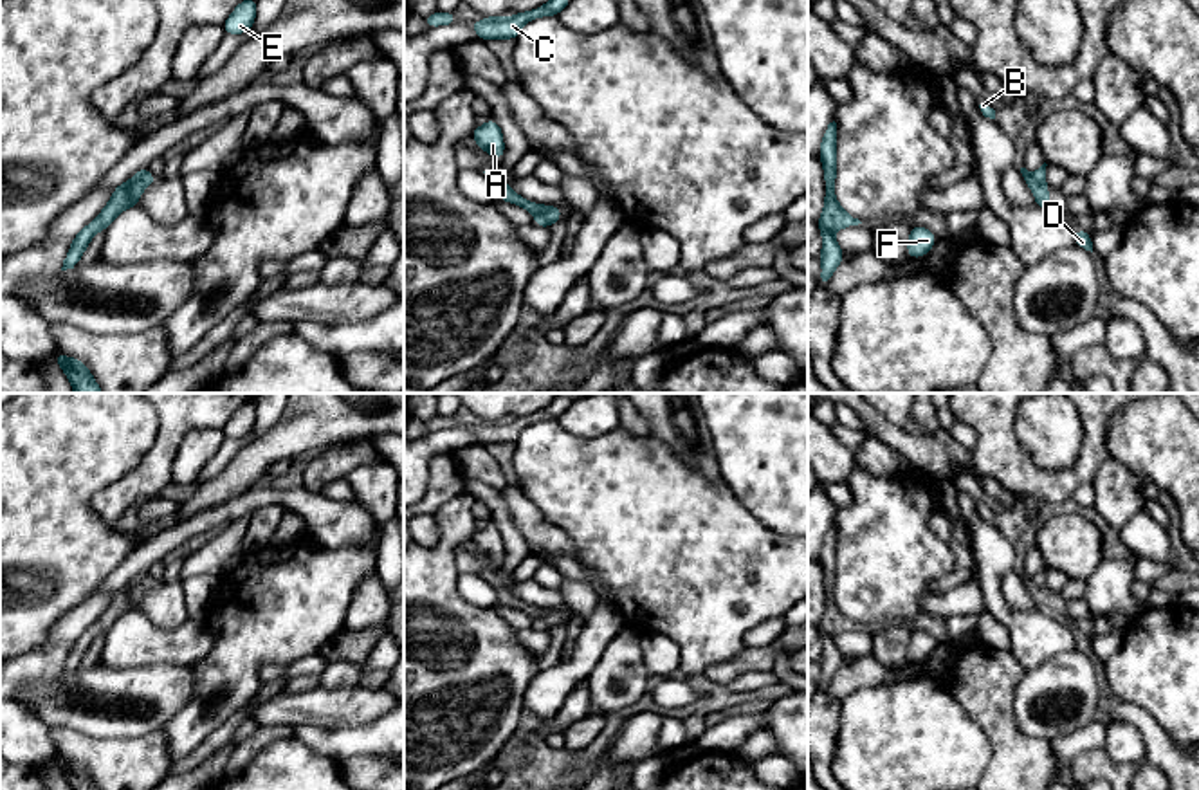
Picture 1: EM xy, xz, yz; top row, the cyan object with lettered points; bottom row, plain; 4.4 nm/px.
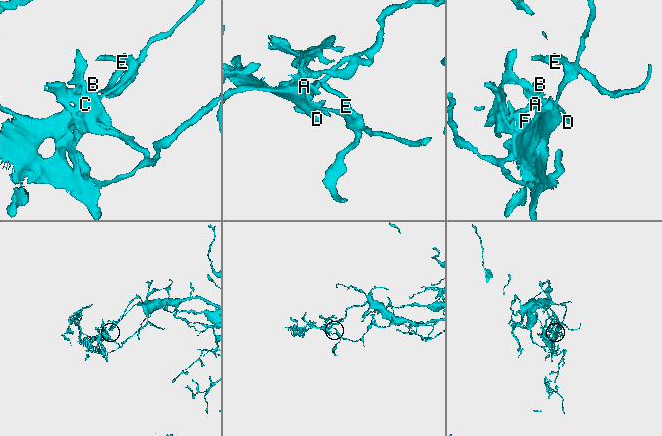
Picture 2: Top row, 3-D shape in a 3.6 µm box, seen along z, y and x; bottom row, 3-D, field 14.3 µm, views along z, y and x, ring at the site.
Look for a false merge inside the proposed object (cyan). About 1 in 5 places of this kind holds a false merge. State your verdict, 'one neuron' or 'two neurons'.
two neurons

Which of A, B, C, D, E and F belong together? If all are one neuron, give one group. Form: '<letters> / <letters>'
A B C D F / E

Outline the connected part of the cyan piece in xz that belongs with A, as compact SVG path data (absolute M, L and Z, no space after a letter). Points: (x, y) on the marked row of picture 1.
M490 117L485 124L474 126L471 133L476 141L476 146L492 155L494 159L503 159L505 142L499 124Z

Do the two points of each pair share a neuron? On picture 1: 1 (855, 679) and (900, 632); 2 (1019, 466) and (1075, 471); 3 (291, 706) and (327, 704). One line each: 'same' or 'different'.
1: same
2: same
3: same

